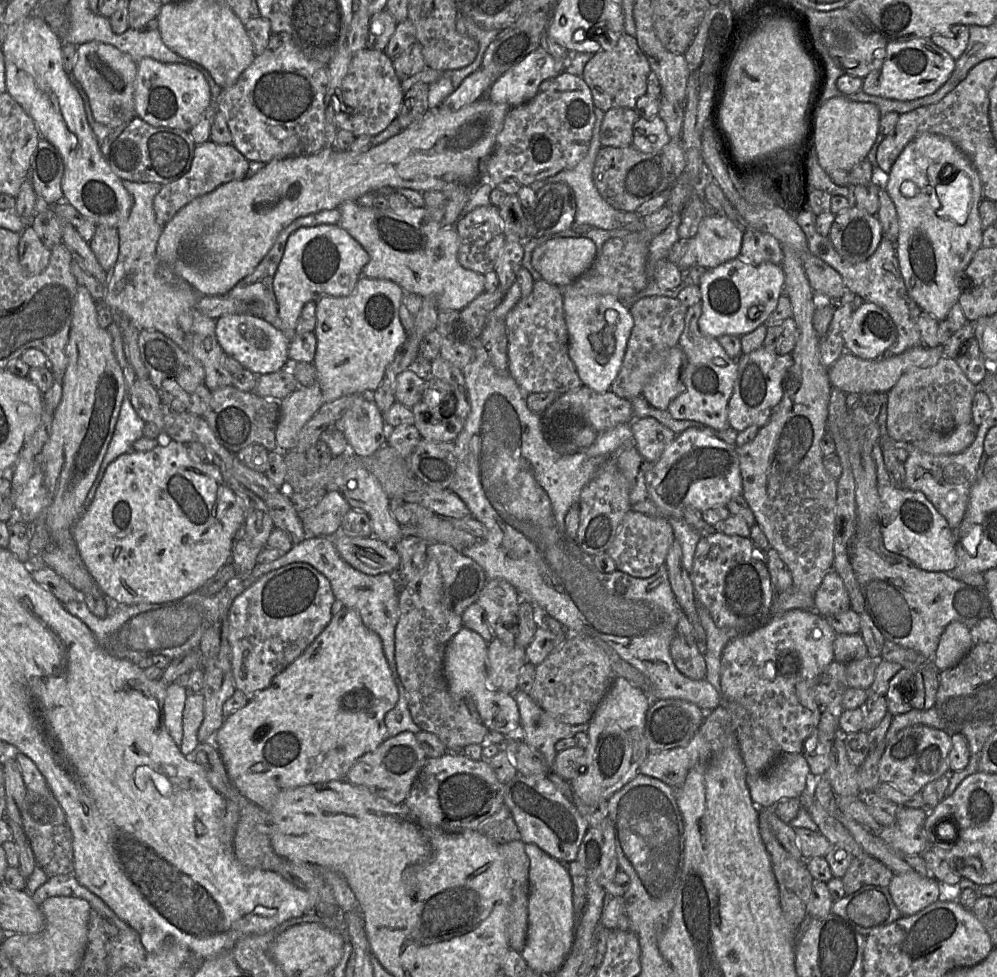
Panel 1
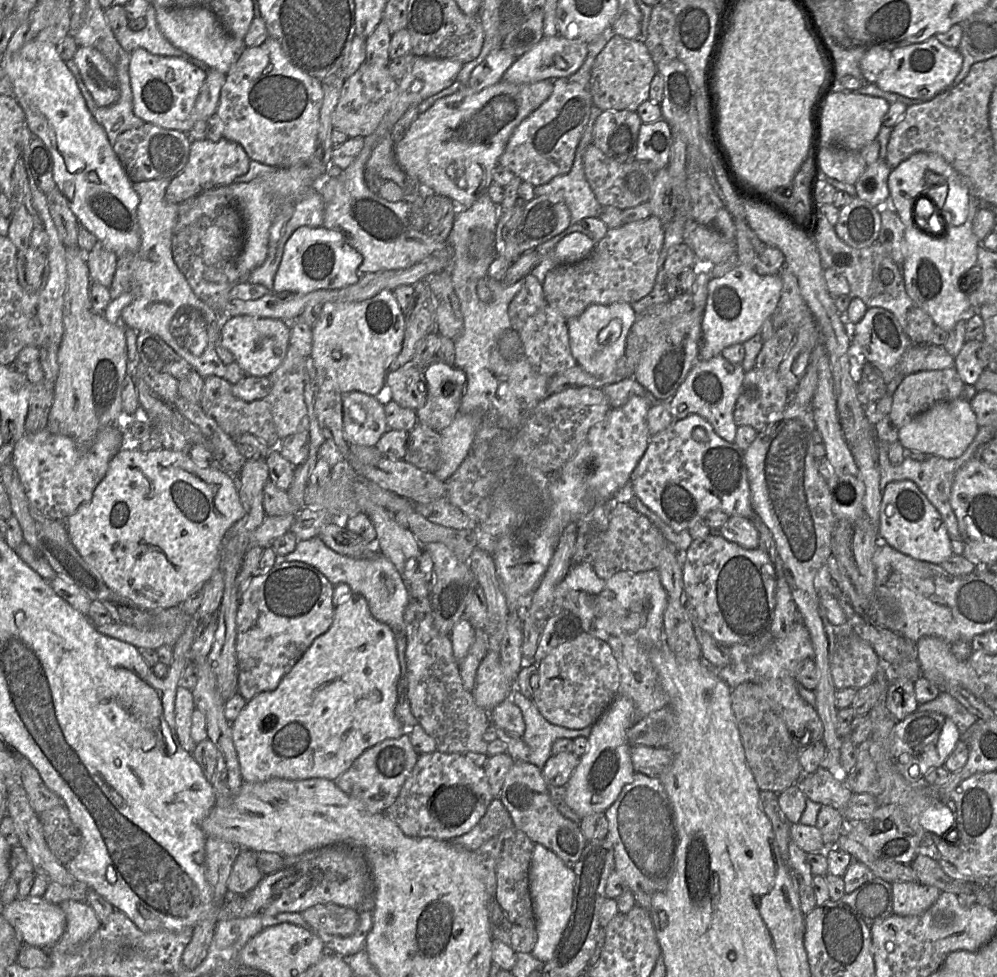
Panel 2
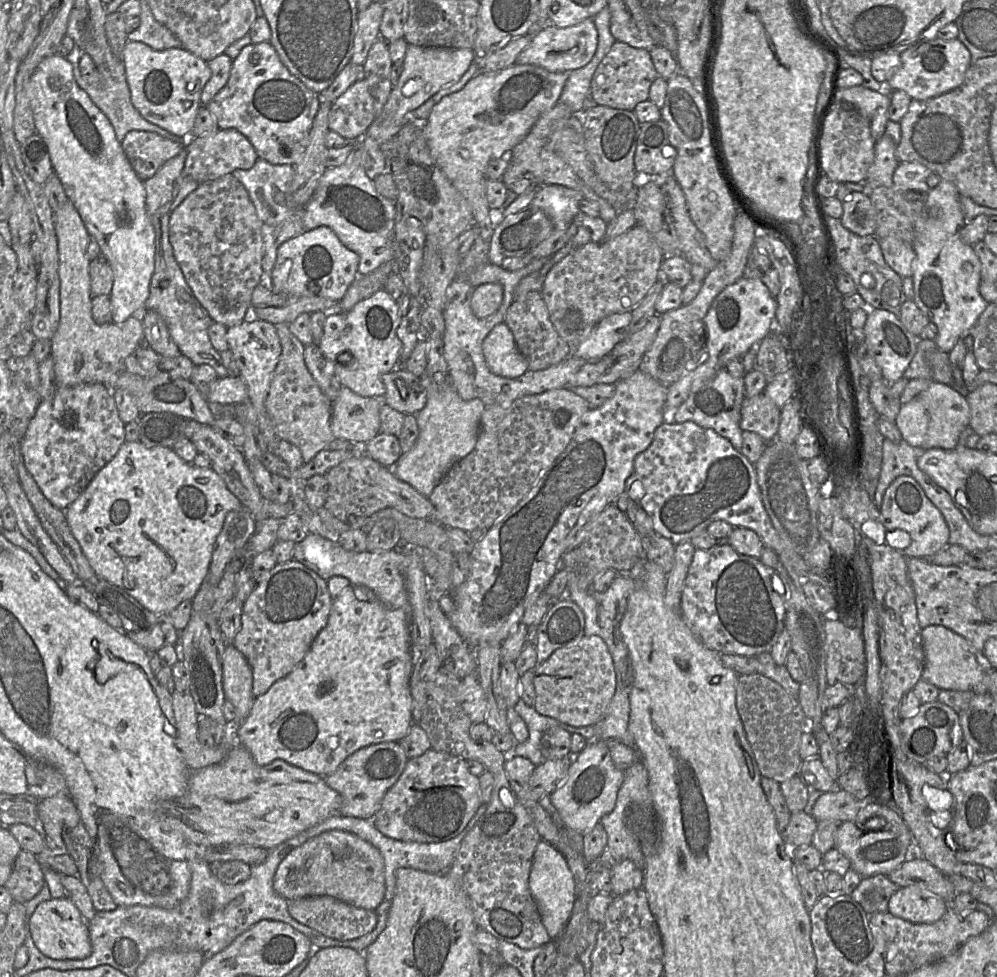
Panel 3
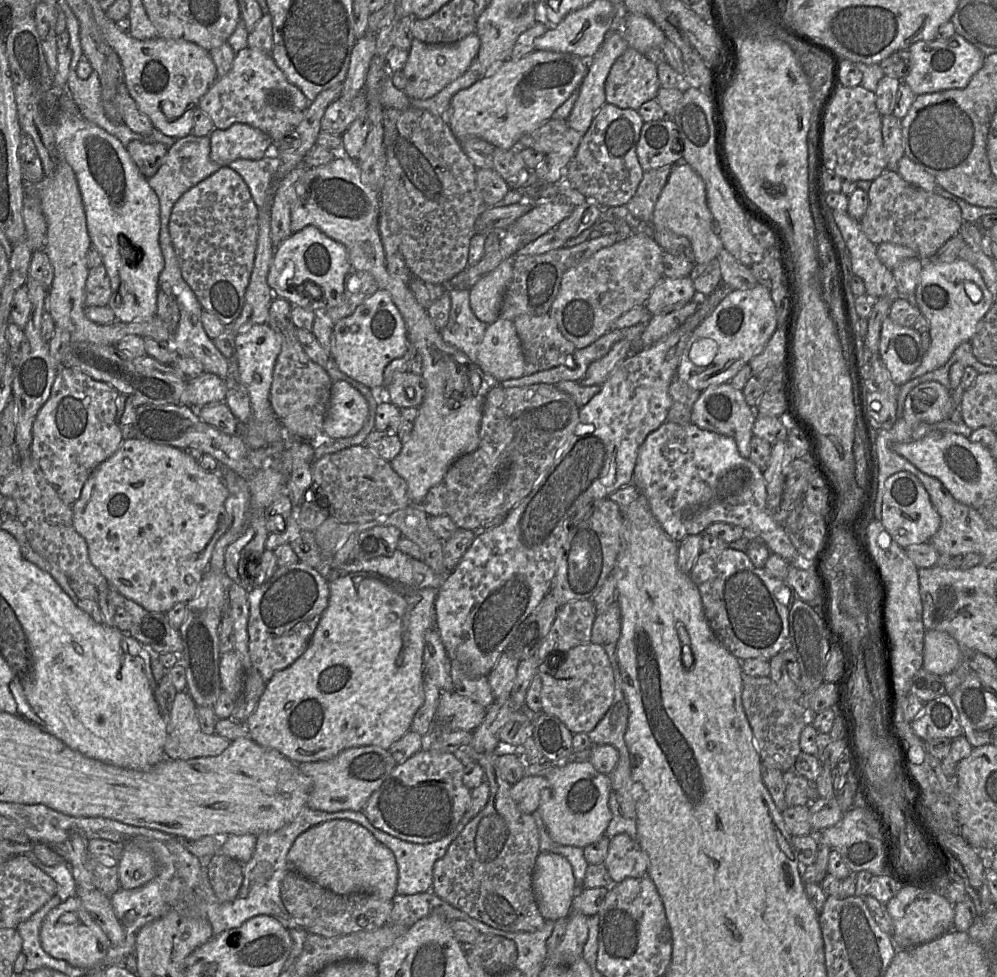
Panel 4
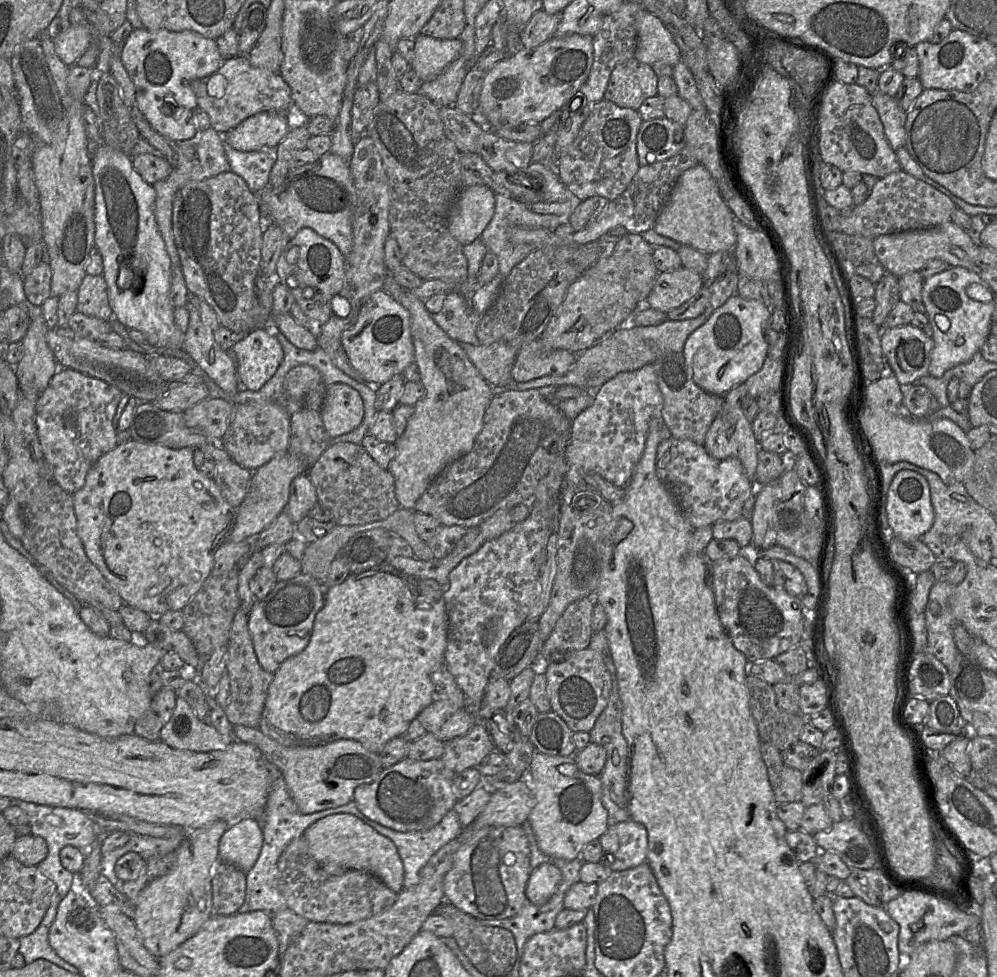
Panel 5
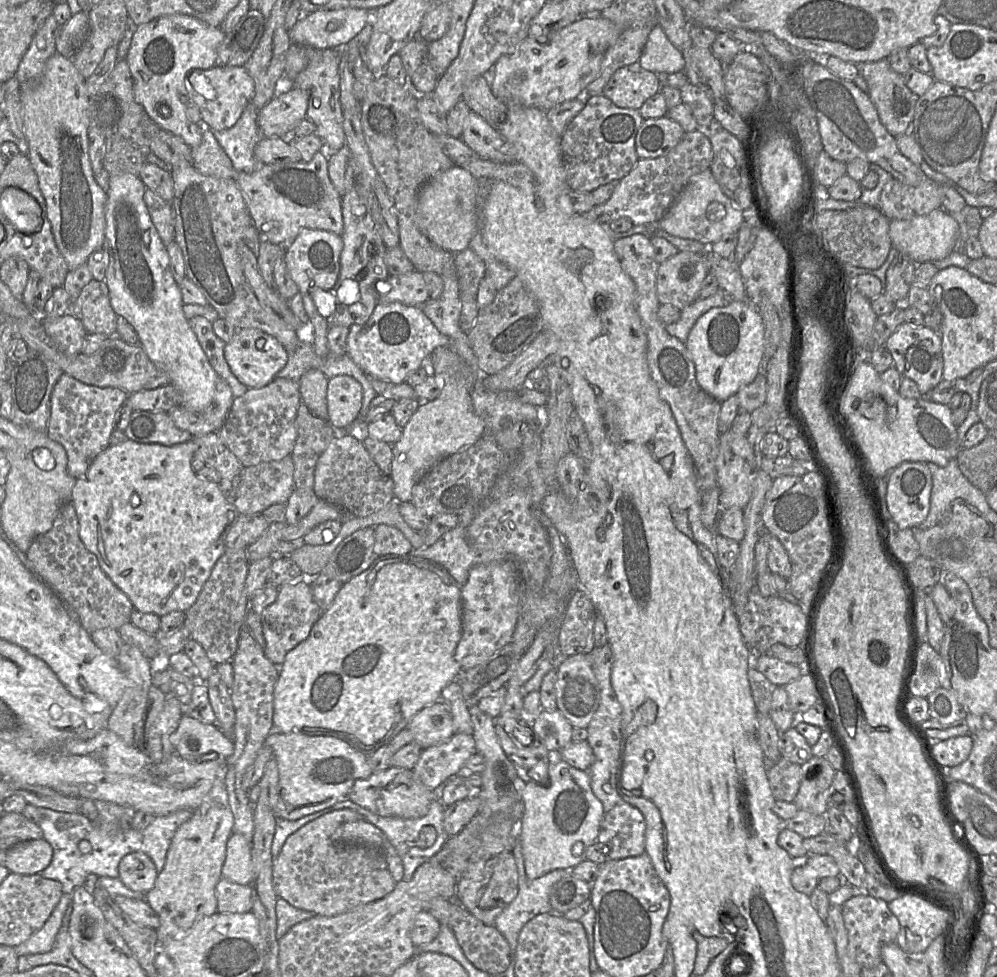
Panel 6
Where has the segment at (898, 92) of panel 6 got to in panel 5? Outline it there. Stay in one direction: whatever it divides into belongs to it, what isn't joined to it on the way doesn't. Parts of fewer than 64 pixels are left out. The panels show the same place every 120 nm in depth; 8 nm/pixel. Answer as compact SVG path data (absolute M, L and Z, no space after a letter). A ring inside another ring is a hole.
M879 90L872 94L872 104L883 124L885 136L896 152L905 146L905 122L907 113L899 106L895 96L883 94Z

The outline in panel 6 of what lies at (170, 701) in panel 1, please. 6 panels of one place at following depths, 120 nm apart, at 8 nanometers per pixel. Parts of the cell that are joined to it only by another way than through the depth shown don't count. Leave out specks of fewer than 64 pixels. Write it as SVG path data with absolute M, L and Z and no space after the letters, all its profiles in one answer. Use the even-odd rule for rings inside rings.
M183 714L177 730L170 741L176 753L189 761L217 753L226 760L234 753L234 743L215 725L204 724L187 714Z

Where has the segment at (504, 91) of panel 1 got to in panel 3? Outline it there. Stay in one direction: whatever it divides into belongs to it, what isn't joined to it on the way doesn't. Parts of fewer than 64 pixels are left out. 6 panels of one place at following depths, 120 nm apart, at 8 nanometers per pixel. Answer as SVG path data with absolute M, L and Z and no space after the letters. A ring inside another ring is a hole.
M587 18L576 25L565 28L555 25L548 26L532 36L530 44L518 55L515 65L532 64L551 72L570 73L590 62L597 45L598 31L593 18Z

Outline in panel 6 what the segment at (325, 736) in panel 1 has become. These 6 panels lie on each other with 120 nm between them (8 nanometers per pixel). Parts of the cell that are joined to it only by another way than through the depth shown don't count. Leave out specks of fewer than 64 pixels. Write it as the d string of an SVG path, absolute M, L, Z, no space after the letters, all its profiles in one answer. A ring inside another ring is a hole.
M410 553L379 556L368 569L343 584L332 604L313 625L307 639L287 653L279 668L279 677L274 689L273 732L300 732L313 736L336 737L347 741L365 755L371 755L405 729L420 710L441 701L442 690L455 681L461 671L454 654L462 636L462 587L443 567Z

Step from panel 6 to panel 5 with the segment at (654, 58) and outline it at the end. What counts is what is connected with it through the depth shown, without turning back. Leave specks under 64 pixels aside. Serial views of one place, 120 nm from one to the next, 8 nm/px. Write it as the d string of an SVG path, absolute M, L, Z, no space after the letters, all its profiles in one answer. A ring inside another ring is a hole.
M641 10L635 20L637 47L634 57L643 63L652 65L660 62L675 66L681 61L681 52L672 34L660 18Z

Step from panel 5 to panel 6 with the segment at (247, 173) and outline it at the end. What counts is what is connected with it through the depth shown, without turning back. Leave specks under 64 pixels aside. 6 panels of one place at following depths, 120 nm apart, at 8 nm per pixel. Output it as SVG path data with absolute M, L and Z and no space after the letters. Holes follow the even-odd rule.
M251 100L234 126L212 131L238 173L252 173L260 165L254 156L254 148L263 137L257 116L258 111Z

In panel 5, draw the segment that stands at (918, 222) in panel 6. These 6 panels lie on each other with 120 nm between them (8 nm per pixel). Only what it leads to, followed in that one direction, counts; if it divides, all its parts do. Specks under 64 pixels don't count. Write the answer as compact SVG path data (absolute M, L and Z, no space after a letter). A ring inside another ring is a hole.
M952 221L941 226L905 232L883 234L873 241L877 260L886 272L901 277L910 272L919 272L930 260L940 259L949 267L963 267L969 271L980 273L979 246L975 245L967 232Z

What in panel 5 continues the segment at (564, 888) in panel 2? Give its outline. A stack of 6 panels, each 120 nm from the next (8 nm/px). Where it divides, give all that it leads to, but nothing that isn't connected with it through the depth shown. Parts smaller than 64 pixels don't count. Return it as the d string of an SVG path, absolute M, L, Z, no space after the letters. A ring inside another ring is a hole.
M542 863L531 871L526 896L534 905L544 905L556 891L562 874L551 863Z

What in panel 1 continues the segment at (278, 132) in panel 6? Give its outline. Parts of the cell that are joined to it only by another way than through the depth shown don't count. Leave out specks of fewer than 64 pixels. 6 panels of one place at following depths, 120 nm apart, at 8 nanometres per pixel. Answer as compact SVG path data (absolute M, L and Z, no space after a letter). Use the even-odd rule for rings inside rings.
M210 140L197 144L189 171L177 180L162 185L155 196L153 205L157 222L164 227L190 201L224 183L246 178L248 169L249 161L233 144L217 144Z

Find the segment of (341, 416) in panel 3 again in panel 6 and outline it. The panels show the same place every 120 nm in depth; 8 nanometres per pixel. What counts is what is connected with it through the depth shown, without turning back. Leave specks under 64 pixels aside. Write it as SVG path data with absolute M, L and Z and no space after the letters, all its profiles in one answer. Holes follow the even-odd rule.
M338 375L328 381L328 422L333 428L347 428L358 417L362 407L363 389L351 376Z

